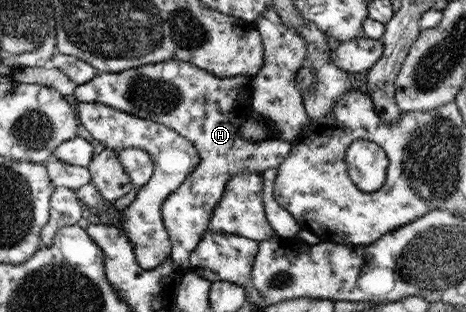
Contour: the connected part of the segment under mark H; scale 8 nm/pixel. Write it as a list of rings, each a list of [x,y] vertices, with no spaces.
[[[170,60],[159,62],[156,65],[145,64],[143,67],[118,73],[99,73],[92,81],[79,85],[75,89],[73,97],[76,98],[77,103],[99,103],[165,125],[173,132],[185,137],[200,153],[198,167],[188,175],[186,181],[174,191],[174,194],[162,206],[163,223],[172,241],[170,256],[183,270],[189,270],[191,254],[197,249],[198,243],[202,241],[203,234],[207,232],[211,214],[215,213],[219,202],[222,201],[230,179],[245,170],[259,175],[272,167],[277,168],[292,150],[293,143],[279,139],[265,140],[264,142],[243,139],[241,128],[247,124],[247,119],[252,112],[253,79],[254,77],[243,77],[243,75],[219,78],[191,63]]]

